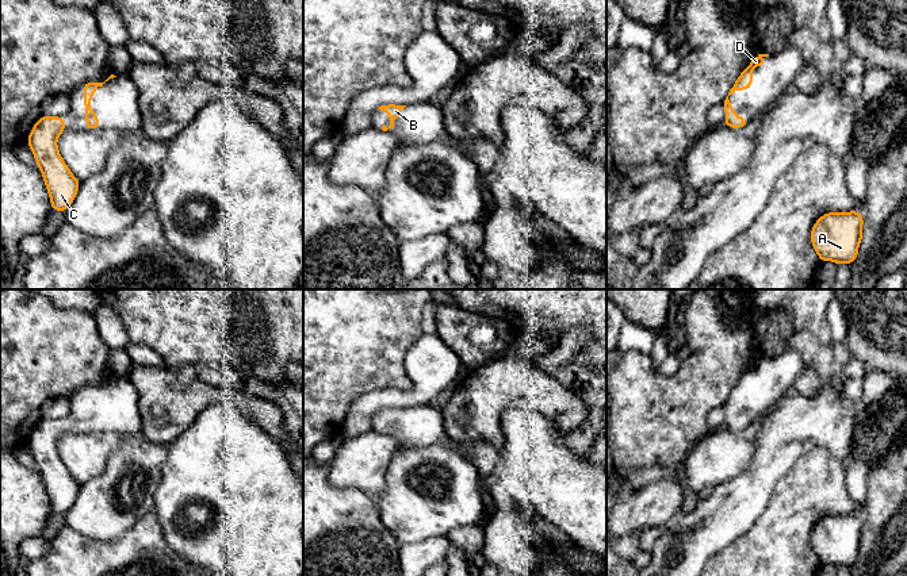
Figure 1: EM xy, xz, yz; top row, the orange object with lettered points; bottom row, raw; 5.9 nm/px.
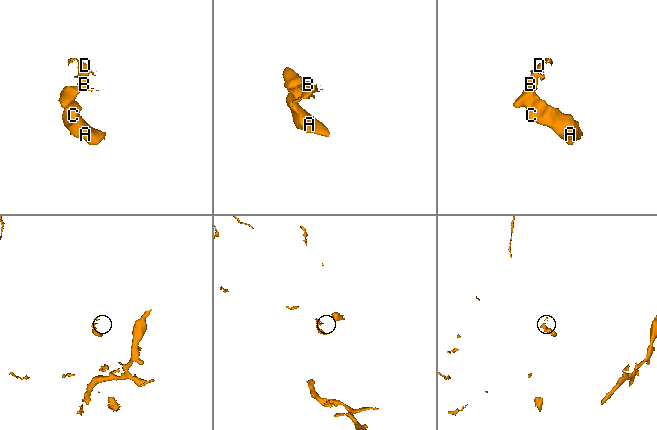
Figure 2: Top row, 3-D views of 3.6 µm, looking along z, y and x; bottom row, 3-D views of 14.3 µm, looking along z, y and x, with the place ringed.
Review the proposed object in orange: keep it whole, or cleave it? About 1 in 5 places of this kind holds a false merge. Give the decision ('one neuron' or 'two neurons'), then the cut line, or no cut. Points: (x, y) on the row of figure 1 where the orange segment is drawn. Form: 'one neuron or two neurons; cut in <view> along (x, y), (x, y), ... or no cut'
one neuron; no cut

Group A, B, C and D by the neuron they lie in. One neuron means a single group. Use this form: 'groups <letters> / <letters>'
groups A B C D

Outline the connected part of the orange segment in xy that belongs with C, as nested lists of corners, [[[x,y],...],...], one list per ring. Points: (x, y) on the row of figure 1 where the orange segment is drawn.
[[[43,115],[27,138],[47,188],[51,210],[64,212],[73,203],[81,184],[72,174],[57,147],[57,139],[65,130],[62,116]]]

